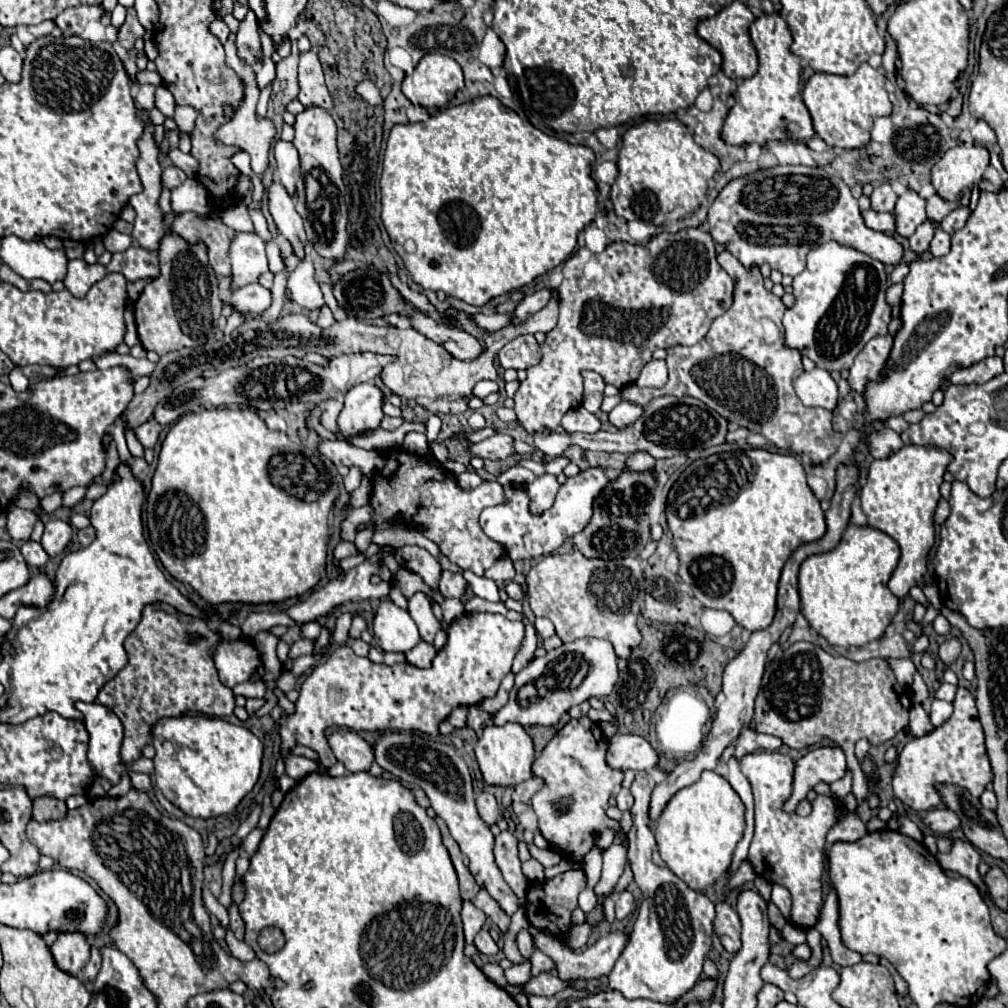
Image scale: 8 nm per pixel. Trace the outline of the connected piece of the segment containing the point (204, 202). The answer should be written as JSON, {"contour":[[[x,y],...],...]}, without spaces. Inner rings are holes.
{"contour":[[[189,177],[181,187],[171,191],[171,205],[173,211],[185,213],[193,211],[206,214],[212,210],[212,201],[205,187],[197,183],[195,177]]]}

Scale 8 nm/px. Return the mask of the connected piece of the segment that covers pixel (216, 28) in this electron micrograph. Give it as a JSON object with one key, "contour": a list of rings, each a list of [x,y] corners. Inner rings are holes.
{"contour":[[[215,19],[211,25],[209,25],[209,29],[211,29],[211,33],[221,41],[221,43],[225,43],[227,39],[229,39],[229,27],[223,23],[223,19]]]}

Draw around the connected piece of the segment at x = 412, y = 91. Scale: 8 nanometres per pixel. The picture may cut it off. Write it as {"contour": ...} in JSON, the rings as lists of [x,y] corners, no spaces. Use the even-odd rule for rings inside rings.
{"contour":[[[429,53],[425,55],[412,74],[405,77],[402,83],[402,92],[410,100],[413,109],[407,110],[409,123],[423,122],[429,119],[429,109],[443,107],[449,99],[455,97],[455,93],[463,89],[463,71],[459,63],[451,57]]]}

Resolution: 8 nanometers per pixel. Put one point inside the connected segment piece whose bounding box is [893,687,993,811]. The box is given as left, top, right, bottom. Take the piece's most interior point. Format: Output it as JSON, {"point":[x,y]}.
{"point":[955,753]}

